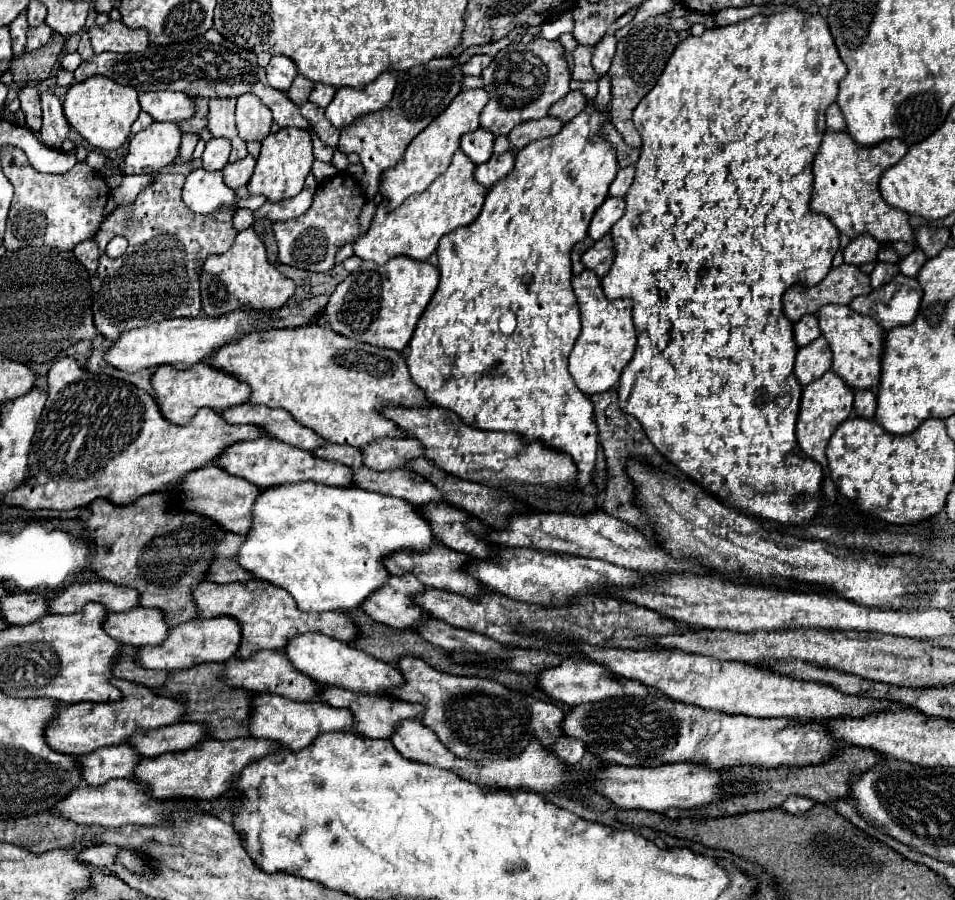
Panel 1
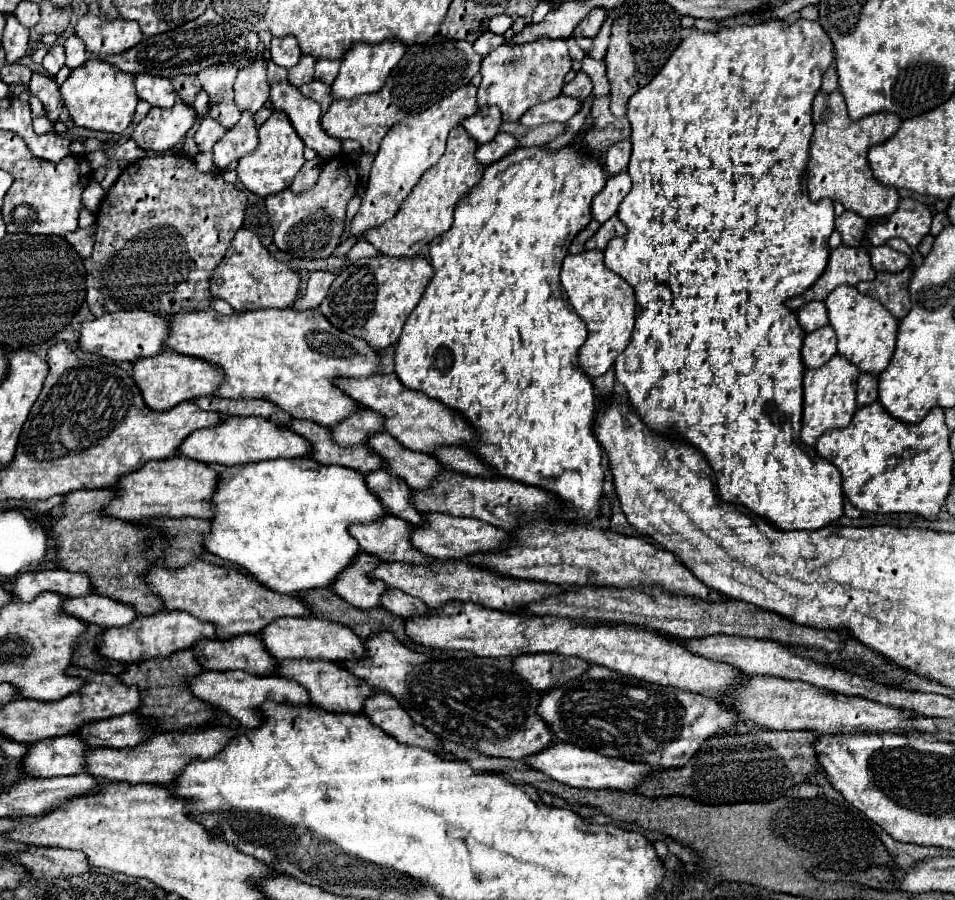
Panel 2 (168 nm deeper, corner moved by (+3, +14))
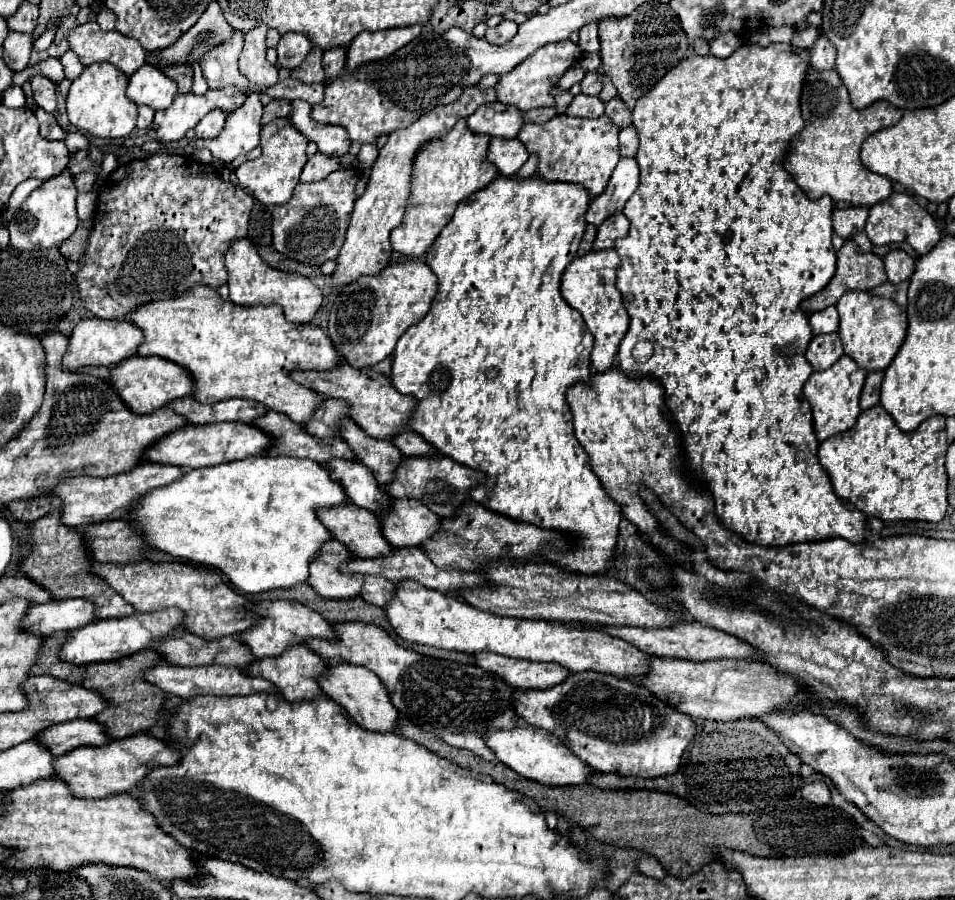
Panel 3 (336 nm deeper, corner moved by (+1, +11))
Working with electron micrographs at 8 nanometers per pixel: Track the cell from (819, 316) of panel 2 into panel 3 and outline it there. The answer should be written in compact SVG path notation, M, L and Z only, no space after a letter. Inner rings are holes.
M826 307L822 311L812 313L810 315L810 327L812 327L814 335L838 331L838 311L836 311L836 307Z

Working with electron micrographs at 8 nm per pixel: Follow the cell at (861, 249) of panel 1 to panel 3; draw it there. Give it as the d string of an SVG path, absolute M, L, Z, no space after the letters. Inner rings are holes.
M848 207L832 211L832 227L842 239L850 239L854 231L862 231L868 217L868 207Z

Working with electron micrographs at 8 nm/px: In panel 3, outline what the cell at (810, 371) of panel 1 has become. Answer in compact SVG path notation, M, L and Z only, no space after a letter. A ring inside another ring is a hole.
M838 333L816 335L806 349L806 359L814 367L814 371L824 371L832 367L842 355L844 351L842 351L842 341Z

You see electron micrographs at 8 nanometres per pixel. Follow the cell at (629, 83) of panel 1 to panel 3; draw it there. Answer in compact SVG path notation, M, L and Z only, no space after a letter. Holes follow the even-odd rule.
M660 1L644 3L638 11L622 19L600 19L602 71L612 79L622 101L632 109L634 103L650 91L672 67L676 67L688 51L688 41L676 11Z

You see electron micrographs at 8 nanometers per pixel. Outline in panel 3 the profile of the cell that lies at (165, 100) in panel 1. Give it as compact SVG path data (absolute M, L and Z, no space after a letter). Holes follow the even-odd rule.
M146 63L134 75L130 75L126 97L136 105L150 105L152 109L164 109L172 103L176 93L178 93L176 83L170 77L166 77L160 69Z

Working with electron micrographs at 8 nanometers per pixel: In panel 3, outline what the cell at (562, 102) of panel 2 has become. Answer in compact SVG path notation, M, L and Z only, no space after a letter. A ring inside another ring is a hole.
M576 95L570 107L566 109L568 115L574 117L602 117L604 115L604 101L600 97L590 97L590 95Z

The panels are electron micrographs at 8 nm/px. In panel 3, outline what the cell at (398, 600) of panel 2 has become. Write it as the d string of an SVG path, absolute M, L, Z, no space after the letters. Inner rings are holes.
M366 575L364 577L364 585L360 589L360 597L366 601L366 603L372 603L372 605L386 605L386 601L392 597L392 587L394 583L390 583L388 579L384 577L378 577L378 575Z

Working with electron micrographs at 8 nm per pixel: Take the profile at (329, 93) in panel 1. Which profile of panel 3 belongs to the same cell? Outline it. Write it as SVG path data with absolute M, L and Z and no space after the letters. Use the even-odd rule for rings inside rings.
M332 47L332 49L326 49L324 51L324 71L326 71L326 77L334 77L334 75L340 75L346 67L346 47Z

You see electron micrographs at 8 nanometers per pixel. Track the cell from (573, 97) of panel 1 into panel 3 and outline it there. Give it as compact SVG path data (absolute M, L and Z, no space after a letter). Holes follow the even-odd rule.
M590 71L590 73L586 73L586 77L582 79L580 85L582 85L582 93L586 93L586 95L598 95L600 89L602 89L602 77L600 77L600 73Z

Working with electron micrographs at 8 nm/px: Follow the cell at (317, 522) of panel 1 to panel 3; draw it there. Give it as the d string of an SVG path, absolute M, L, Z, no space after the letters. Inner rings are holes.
M256 455L214 467L190 469L170 485L144 493L142 499L134 501L126 519L148 547L216 567L242 593L262 593L306 583L310 559L318 555L322 543L332 539L328 529L318 521L316 509L336 507L346 501L340 483L330 479L324 465L286 455Z

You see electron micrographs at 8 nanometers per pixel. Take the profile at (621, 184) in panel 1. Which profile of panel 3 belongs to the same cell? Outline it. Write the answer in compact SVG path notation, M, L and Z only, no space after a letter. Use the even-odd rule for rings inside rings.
M632 125L622 127L620 129L620 155L622 157L636 155L636 149L638 149L638 131Z

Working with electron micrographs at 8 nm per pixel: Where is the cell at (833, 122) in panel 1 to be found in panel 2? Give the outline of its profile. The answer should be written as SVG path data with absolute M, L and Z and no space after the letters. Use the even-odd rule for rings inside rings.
M828 68L826 74L824 74L822 92L824 92L824 94L834 94L834 92L838 92L838 78L836 78L836 70L834 70L834 68Z

